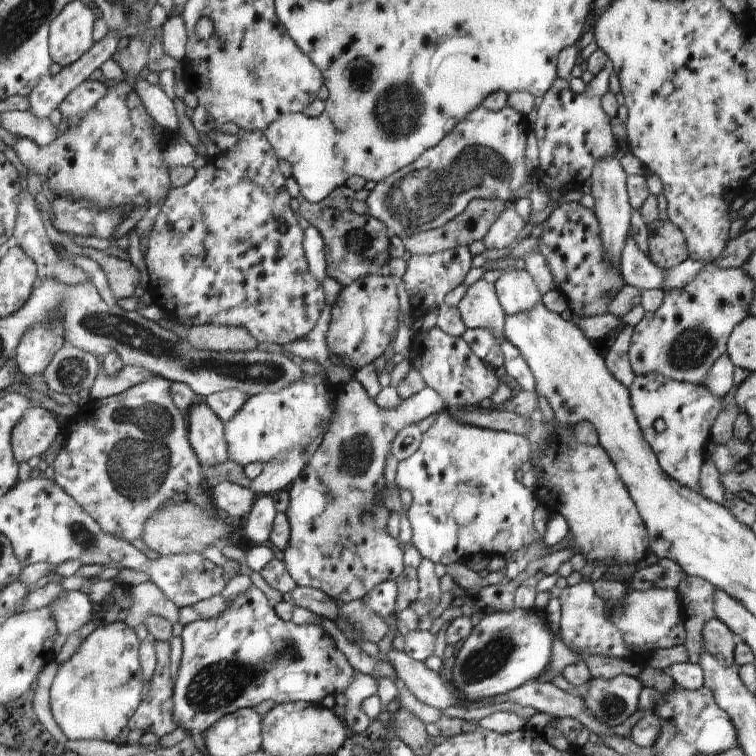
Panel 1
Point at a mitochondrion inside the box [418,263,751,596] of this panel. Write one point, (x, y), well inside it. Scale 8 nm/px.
(691, 349)

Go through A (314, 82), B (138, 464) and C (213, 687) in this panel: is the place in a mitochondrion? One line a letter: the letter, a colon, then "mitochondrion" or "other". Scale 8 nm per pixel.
A: other
B: mitochondrion
C: mitochondrion

